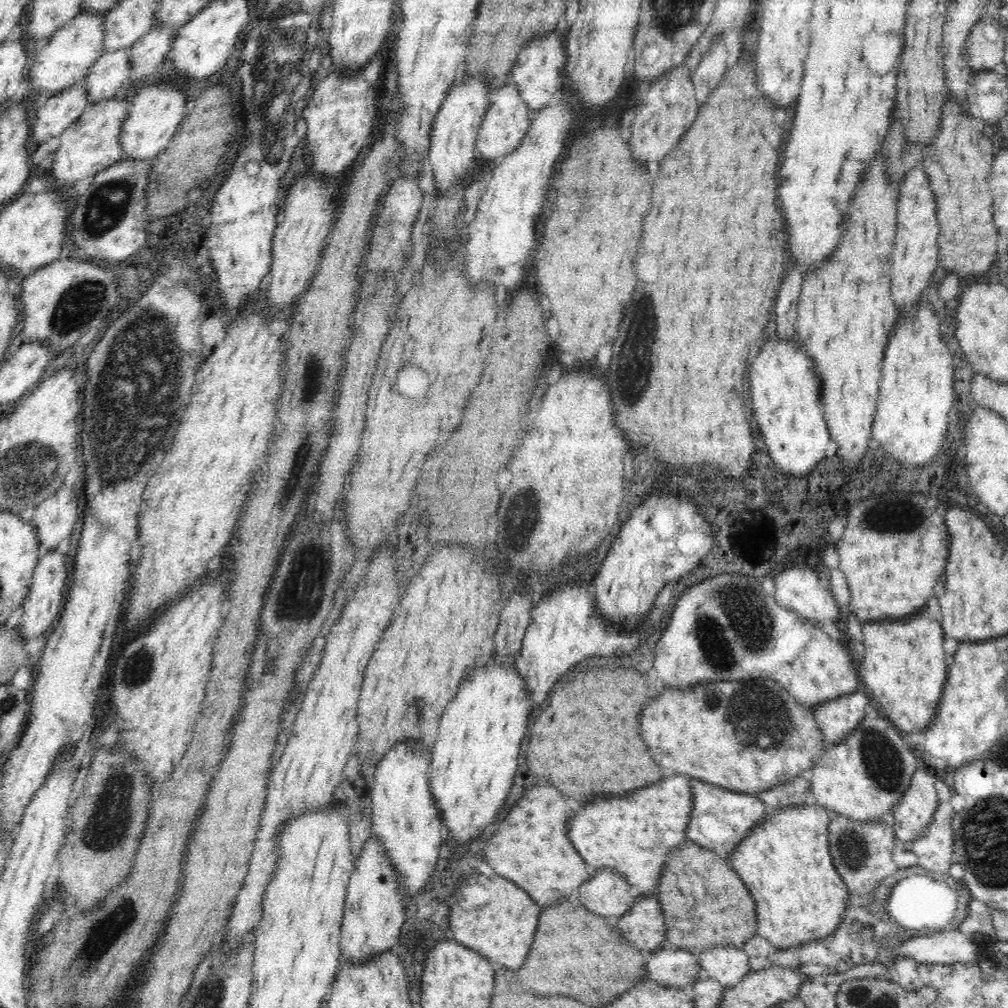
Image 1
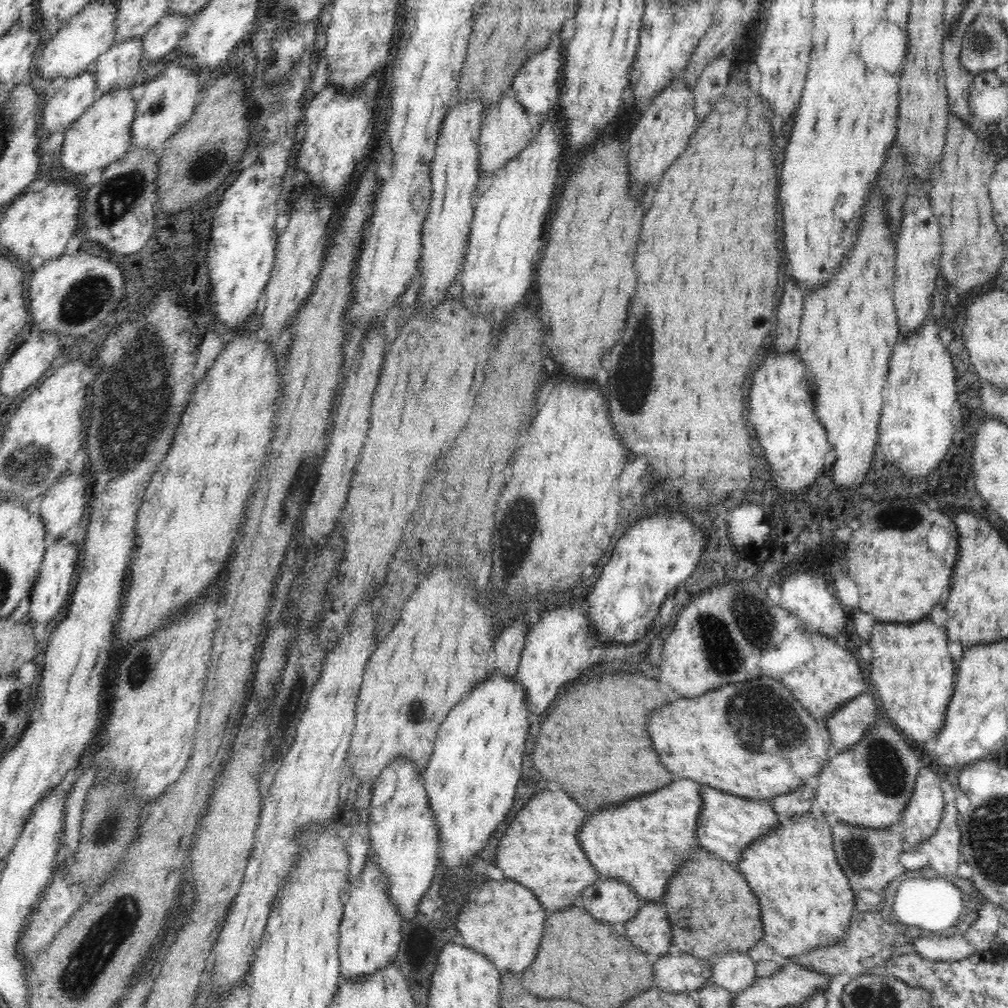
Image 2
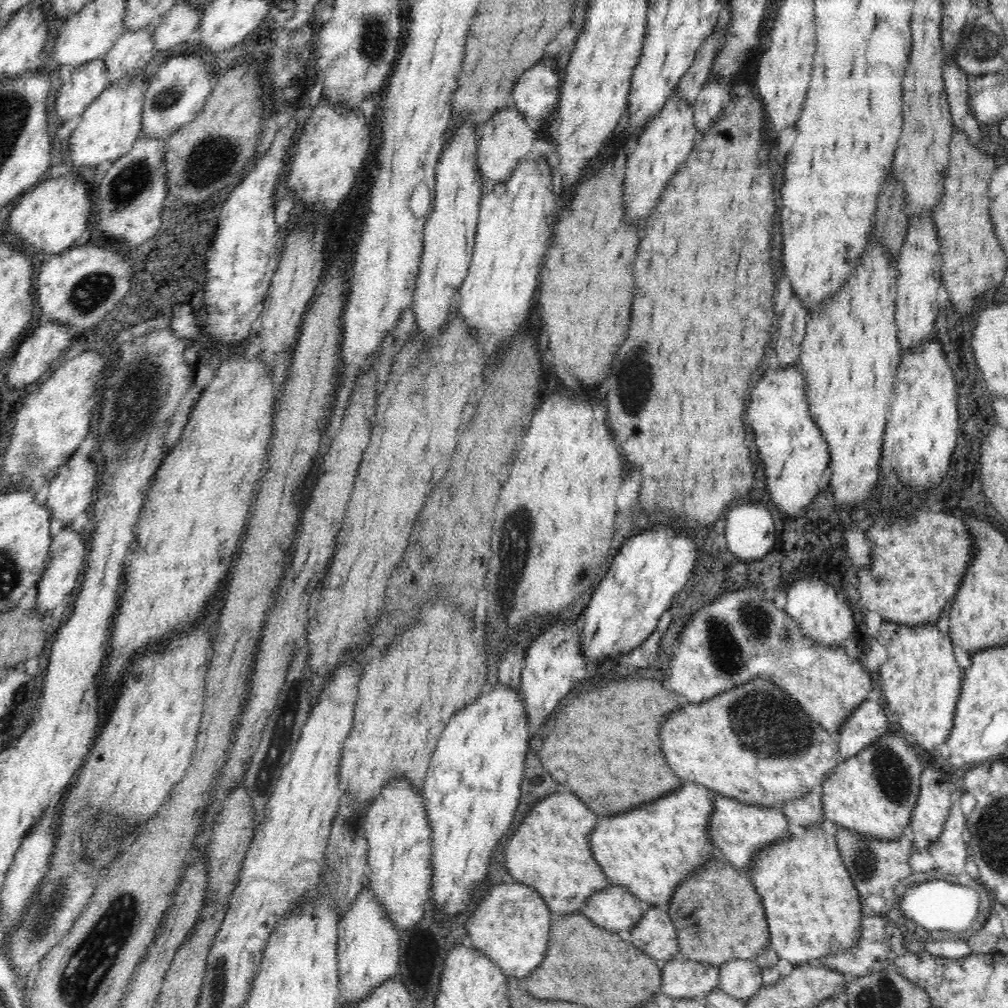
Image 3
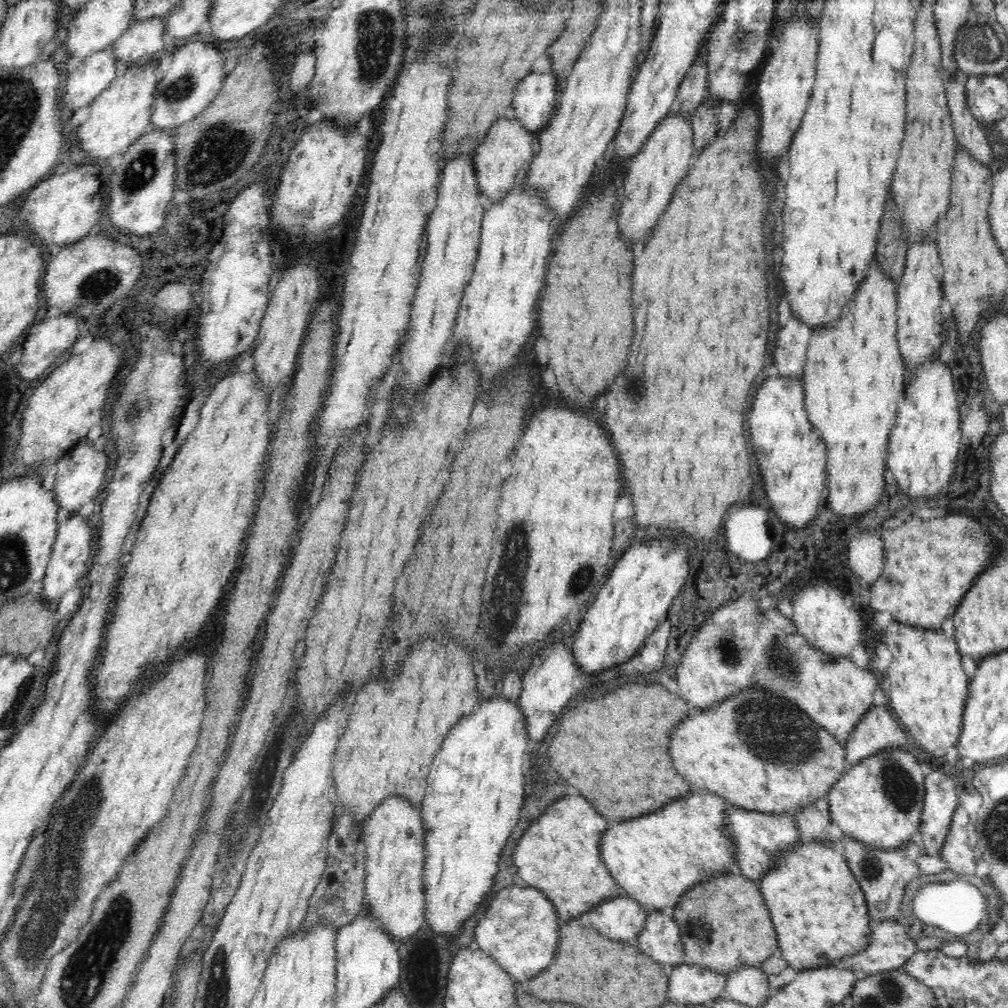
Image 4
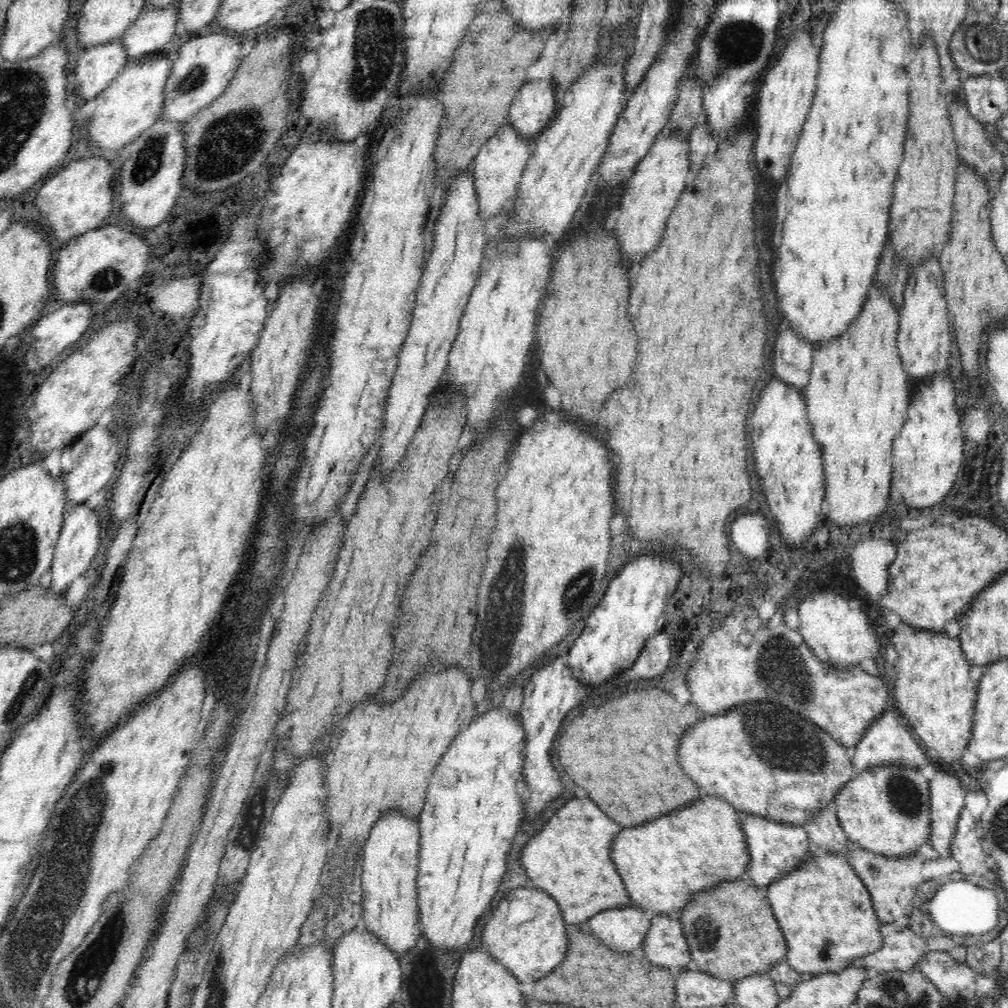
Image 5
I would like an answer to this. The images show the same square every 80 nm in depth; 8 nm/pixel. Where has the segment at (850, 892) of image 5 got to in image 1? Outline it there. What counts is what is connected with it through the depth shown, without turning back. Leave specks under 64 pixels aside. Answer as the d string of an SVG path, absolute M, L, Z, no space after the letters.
M817 803L780 808L776 814L768 815L764 822L752 827L751 833L739 842L728 859L755 900L757 935L768 939L778 949L797 947L812 939L828 938L842 922L849 892L830 855L828 835L831 818L832 813Z

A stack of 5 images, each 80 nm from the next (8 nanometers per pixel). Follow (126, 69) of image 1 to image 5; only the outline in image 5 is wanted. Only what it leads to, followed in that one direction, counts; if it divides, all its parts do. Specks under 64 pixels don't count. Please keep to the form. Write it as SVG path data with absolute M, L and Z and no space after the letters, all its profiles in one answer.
M179 5L142 12L120 37L128 59L140 58L162 50L175 34Z

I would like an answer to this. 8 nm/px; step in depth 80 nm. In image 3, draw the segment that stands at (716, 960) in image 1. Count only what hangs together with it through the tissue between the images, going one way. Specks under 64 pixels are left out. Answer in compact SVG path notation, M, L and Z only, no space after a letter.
M730 959L718 969L719 987L744 1004L763 985L761 967L753 959Z

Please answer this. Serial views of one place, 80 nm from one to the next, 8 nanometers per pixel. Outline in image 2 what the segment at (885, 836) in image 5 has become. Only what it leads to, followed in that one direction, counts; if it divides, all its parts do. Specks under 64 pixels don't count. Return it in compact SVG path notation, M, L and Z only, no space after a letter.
M883 718L876 719L853 747L834 754L829 758L827 765L822 767L817 774L818 792L815 798L823 814L833 822L840 821L852 826L872 829L888 828L899 824L902 820L904 808L908 806L909 799L912 798L914 785L918 778L917 772L922 764L923 762L913 747L906 743L904 737L892 725L889 725Z

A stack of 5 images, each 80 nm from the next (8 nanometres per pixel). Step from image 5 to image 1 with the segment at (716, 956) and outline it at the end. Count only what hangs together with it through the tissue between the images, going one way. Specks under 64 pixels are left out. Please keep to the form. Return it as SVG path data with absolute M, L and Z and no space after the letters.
M690 840L667 854L657 888L657 893L654 896L660 901L666 920L665 939L672 946L678 946L679 949L695 954L699 954L704 949L712 948L714 945L734 945L734 947L742 949L744 941L757 935L755 900L743 880L727 859L697 846Z

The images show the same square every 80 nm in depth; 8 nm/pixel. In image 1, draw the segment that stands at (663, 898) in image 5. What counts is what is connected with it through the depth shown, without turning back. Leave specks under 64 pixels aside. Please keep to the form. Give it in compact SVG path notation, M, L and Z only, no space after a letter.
M682 775L670 776L670 778L660 780L658 784L633 790L628 794L598 796L590 800L588 804L580 806L576 810L576 816L570 819L570 825L567 825L567 835L592 871L602 868L612 869L620 873L631 887L640 890L642 896L654 896L658 890L657 884L667 854L689 841L685 832L693 806L689 778Z

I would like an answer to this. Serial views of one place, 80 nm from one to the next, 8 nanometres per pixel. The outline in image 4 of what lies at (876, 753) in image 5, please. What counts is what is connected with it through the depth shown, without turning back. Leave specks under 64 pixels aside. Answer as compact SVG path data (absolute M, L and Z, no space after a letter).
M880 689L873 694L873 705L856 723L845 742L845 762L849 767L888 747L906 747L917 752L906 730L890 715L889 699Z

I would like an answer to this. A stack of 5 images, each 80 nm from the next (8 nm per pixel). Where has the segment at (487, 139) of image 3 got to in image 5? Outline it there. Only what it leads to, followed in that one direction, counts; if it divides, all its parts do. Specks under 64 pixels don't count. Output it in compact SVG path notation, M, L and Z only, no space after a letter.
M509 122L502 124L481 147L473 158L472 176L474 187L480 207L480 218L488 220L498 214L502 209L510 207L511 201L518 194L519 184L523 170L530 158L530 140L524 139Z

